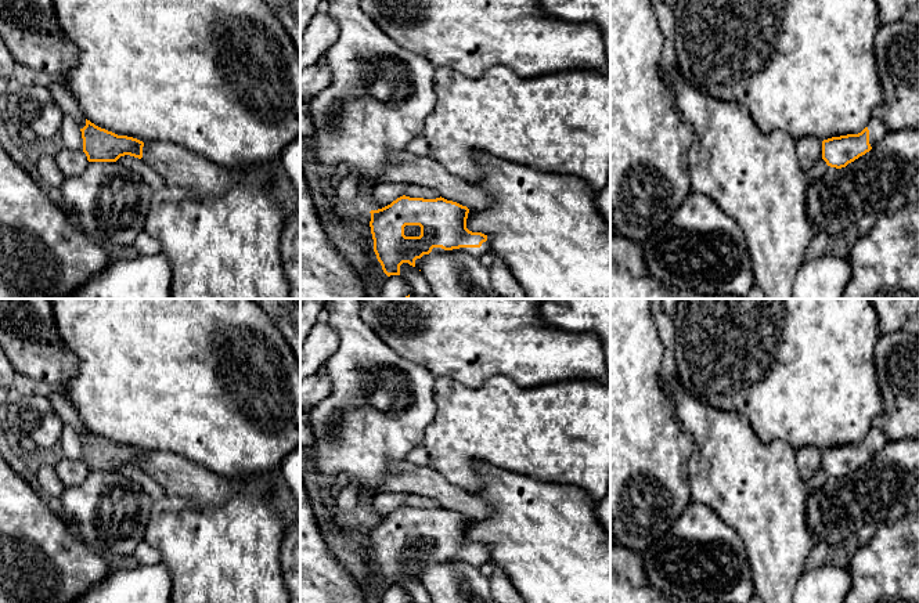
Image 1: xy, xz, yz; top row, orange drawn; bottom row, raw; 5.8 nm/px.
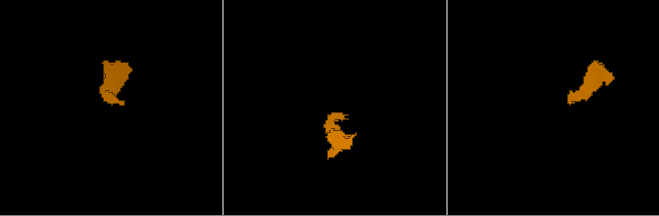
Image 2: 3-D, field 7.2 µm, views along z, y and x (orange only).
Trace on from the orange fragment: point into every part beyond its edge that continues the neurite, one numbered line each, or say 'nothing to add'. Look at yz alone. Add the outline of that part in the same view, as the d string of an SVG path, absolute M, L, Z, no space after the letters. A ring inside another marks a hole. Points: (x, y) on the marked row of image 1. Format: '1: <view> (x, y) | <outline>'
1: yz (878, 130) | M873 116L868 122L866 127L869 130L869 144L871 144L871 147L877 144L889 133L886 124L876 116Z

